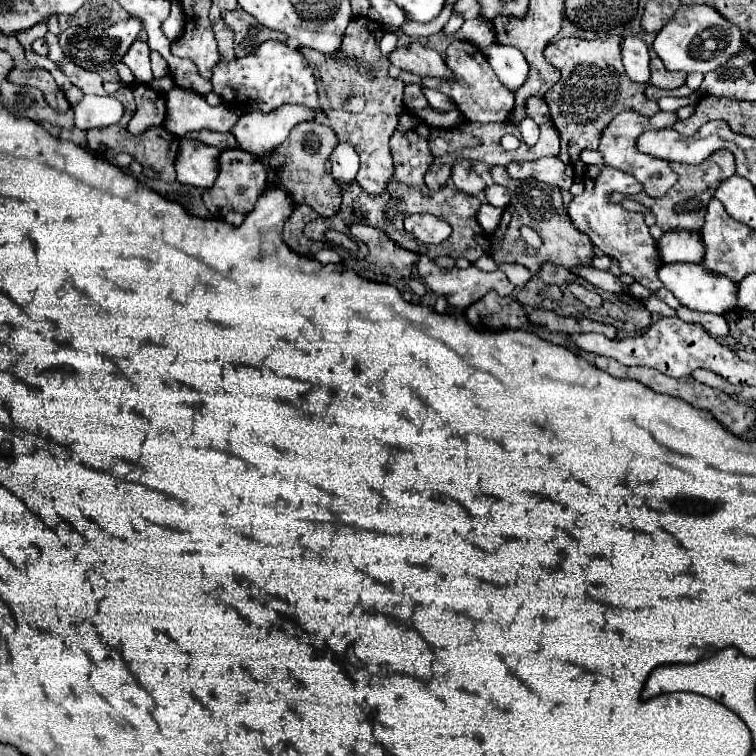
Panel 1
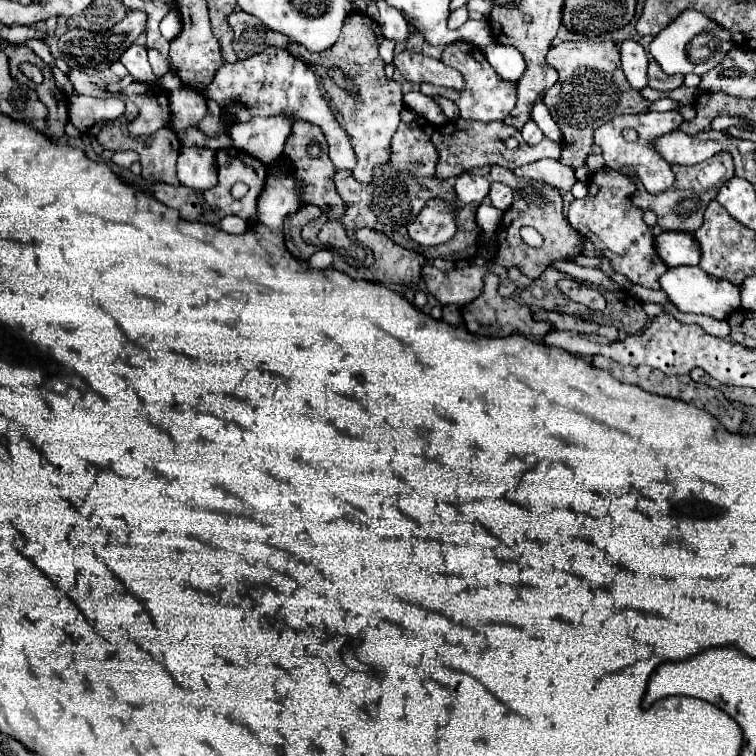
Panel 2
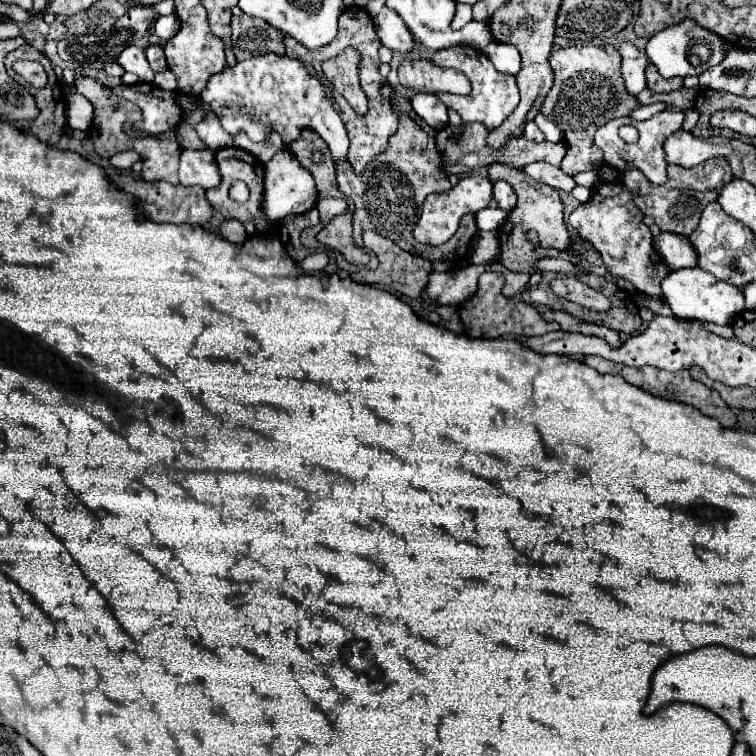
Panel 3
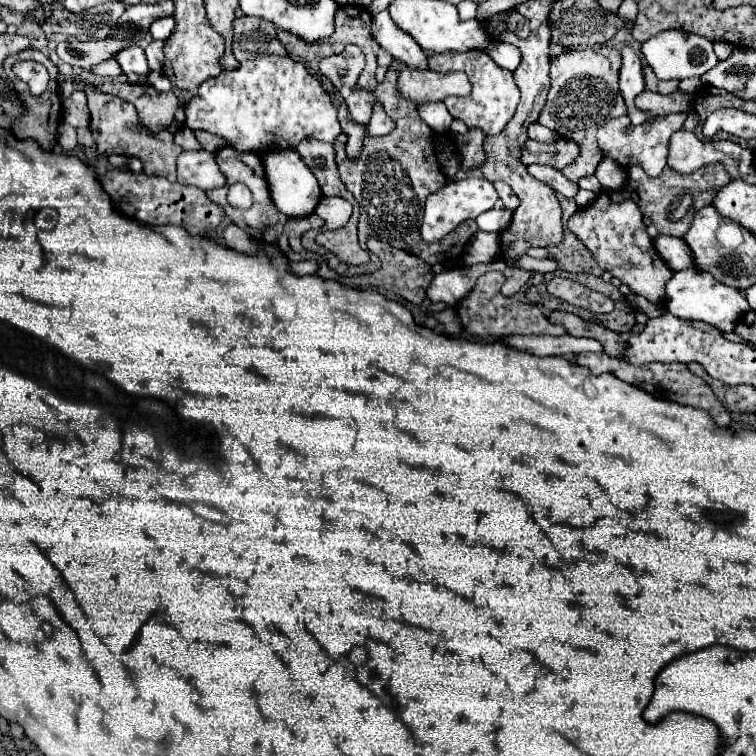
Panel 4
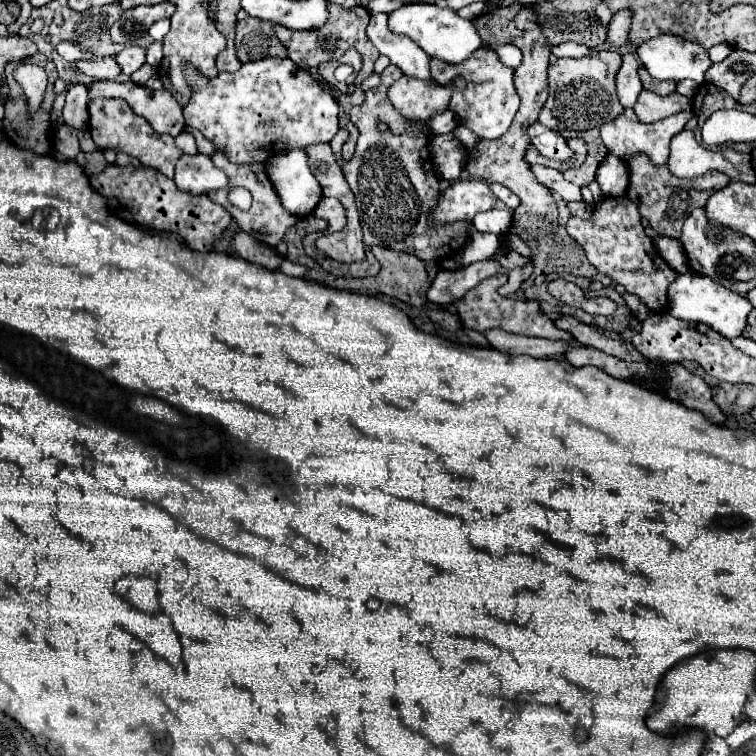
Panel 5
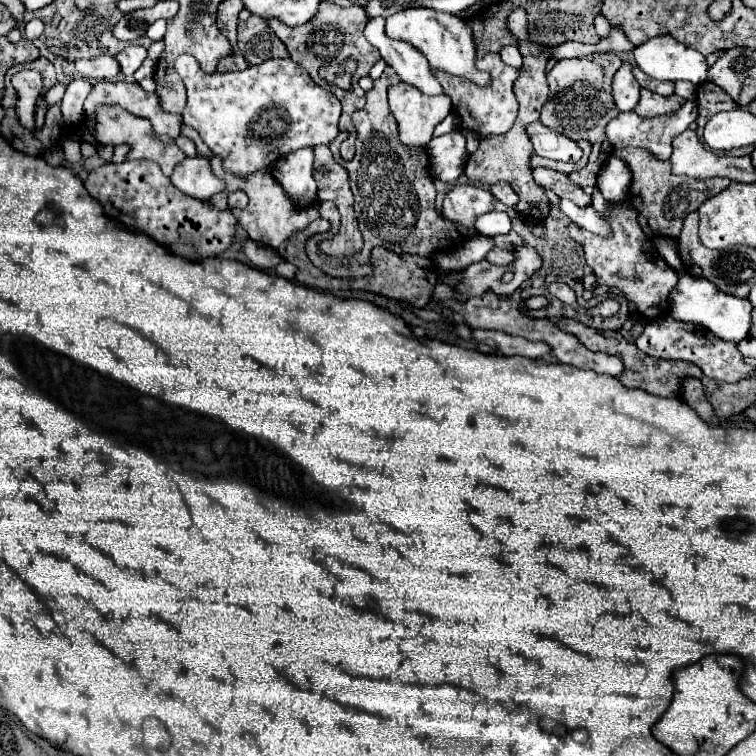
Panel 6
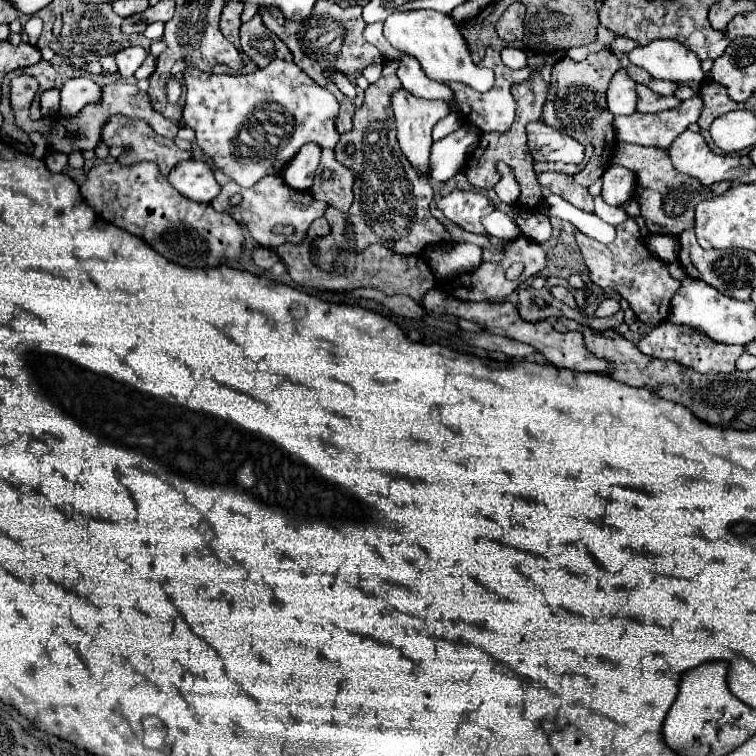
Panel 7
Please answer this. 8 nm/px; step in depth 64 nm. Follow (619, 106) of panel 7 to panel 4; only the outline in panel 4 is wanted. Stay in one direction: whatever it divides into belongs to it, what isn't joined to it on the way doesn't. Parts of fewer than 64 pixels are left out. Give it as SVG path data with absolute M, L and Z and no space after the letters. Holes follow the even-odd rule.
M622 48L622 68L620 68L620 92L628 108L634 106L634 98L644 90L644 76L642 76L642 60L630 48Z

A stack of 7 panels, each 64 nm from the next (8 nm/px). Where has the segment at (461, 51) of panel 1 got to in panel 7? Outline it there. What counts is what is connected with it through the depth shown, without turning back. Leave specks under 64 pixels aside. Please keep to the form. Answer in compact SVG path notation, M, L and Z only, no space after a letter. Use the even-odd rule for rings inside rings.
M488 48L486 56L480 60L480 66L492 68L496 74L496 82L488 92L476 92L464 84L450 84L450 88L456 92L456 100L460 100L460 114L462 118L468 122L472 122L474 126L478 126L482 132L506 132L512 122L514 122L514 112L516 112L516 102L512 100L510 94L510 86L516 82L524 82L532 76L532 68L522 68L522 70L508 70L504 66L504 62L500 60L500 52Z

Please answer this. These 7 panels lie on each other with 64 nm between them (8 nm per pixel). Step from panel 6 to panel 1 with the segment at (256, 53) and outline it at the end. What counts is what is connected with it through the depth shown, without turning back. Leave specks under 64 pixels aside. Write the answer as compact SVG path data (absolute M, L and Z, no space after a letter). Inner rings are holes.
M244 10L224 12L224 22L234 30L234 50L238 58L246 56L248 52L254 52L266 40L278 40L278 42L288 40L284 34L262 26L254 16L246 14Z

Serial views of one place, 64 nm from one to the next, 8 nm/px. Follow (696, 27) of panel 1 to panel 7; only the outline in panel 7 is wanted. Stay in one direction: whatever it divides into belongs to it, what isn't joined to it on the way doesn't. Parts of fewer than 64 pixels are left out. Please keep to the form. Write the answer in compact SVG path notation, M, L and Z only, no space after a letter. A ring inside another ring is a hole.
M654 40L652 44L638 46L626 52L626 58L660 80L700 82L704 78L700 60L696 60L696 56L688 52L688 48L676 44L674 40Z

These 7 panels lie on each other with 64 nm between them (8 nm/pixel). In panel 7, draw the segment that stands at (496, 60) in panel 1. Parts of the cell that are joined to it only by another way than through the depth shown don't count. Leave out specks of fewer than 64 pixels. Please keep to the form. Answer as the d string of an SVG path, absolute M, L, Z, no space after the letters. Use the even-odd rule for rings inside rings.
M506 46L502 50L502 60L508 68L524 68L528 64L528 56L526 51L512 46Z

